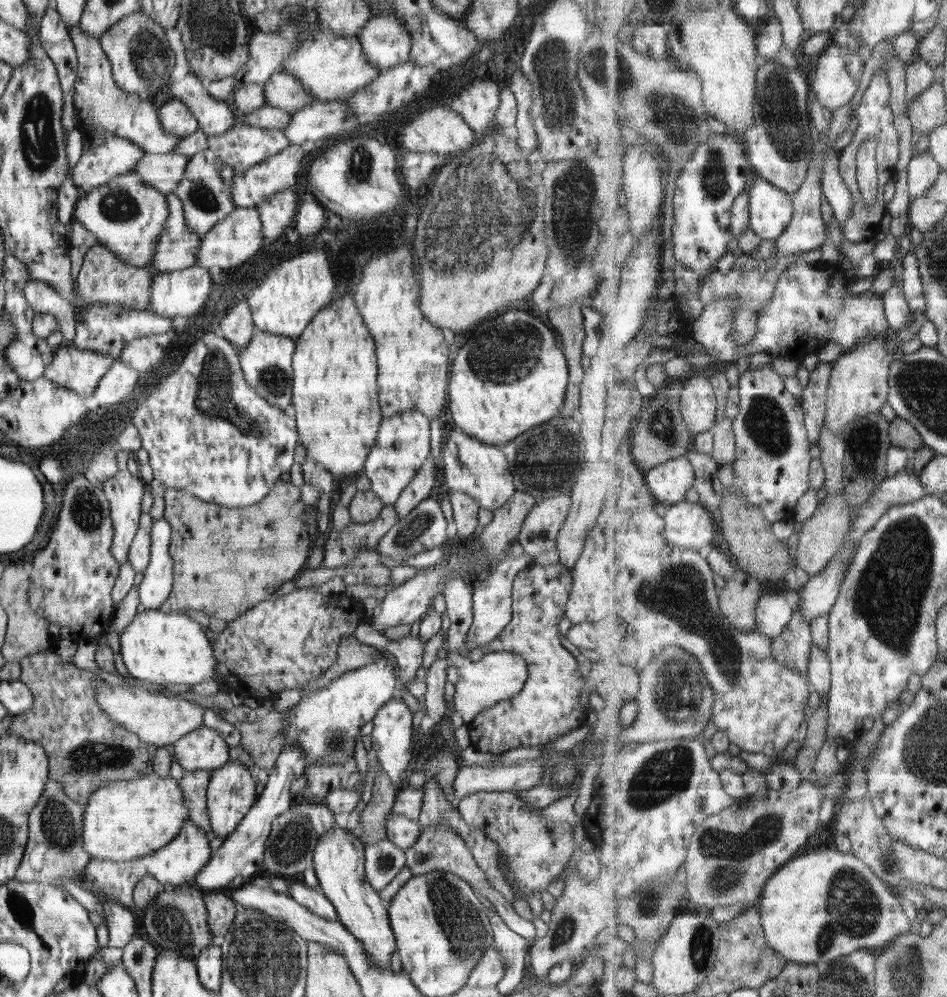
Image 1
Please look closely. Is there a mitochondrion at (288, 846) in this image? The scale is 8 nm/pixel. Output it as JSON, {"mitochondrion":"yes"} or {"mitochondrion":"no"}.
{"mitochondrion":"yes"}

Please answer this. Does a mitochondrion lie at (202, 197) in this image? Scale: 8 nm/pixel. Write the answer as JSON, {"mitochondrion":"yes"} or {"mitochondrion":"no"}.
{"mitochondrion":"yes"}

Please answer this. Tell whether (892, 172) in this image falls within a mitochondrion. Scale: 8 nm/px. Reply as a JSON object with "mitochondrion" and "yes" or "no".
{"mitochondrion":"no"}

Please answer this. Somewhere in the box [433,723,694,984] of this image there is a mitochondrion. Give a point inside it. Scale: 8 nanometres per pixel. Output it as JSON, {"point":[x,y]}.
{"point":[648,902]}

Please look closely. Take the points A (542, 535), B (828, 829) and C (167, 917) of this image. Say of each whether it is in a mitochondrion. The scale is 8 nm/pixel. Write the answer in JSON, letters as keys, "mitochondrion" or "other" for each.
{"A":"other","B":"other","C":"mitochondrion"}

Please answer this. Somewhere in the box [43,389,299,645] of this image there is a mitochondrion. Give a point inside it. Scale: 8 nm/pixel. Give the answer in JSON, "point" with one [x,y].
{"point":[86,512]}

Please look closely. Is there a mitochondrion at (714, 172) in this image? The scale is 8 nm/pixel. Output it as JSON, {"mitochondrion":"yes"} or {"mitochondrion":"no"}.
{"mitochondrion":"yes"}

